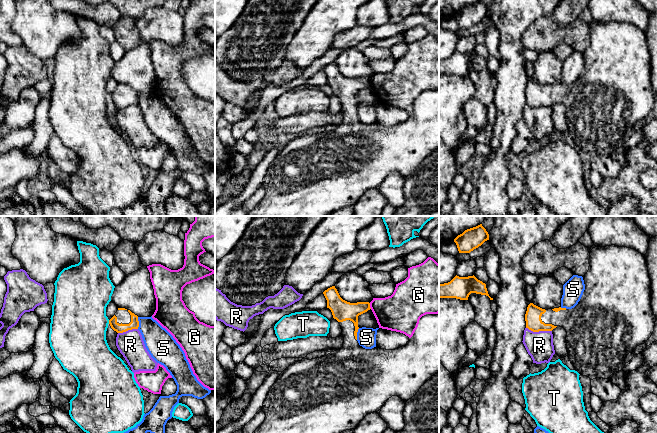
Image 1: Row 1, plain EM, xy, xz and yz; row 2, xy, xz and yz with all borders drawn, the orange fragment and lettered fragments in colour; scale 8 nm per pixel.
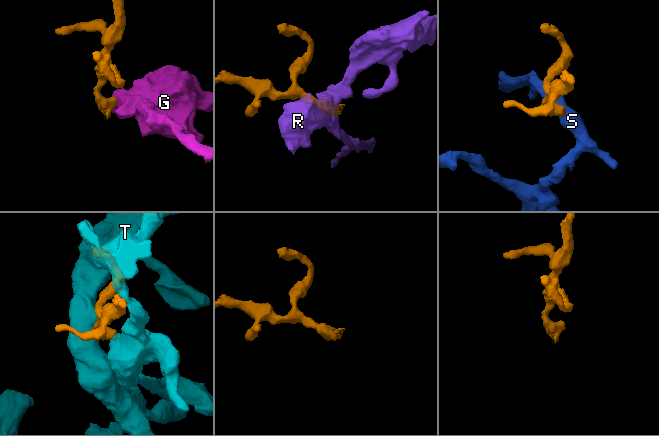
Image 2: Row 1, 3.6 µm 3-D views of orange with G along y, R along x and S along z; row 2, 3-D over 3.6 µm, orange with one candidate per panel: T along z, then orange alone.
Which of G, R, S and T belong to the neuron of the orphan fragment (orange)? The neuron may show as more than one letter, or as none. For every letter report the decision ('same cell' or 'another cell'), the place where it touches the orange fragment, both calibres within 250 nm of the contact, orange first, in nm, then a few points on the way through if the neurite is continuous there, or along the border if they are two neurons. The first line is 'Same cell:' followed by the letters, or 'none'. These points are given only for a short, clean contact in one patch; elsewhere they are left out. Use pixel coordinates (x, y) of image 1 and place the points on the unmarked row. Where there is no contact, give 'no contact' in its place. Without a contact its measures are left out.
Same cell: none
G: another cell; meets orange in xz at (369, 82); 160 nm thick on the orange side, 300 nm on the other; border along xz (369, 79), (371, 84)
R: another cell; meets orange in yz at (539, 106); 130 nm thick on the orange side, 220 nm on the other; border along yz (526, 103), (533, 107), (551, 107)
S: another cell; meets orange in xy at (138, 99); 80 nm thick on the orange side, 240 nm on the other; border along xy (137, 93), (138, 104)
T: another cell; meets orange in xy at (109, 98); 80 nm thick on the orange side, 460 nm on the other; border along xy (108, 96), (109, 99)

